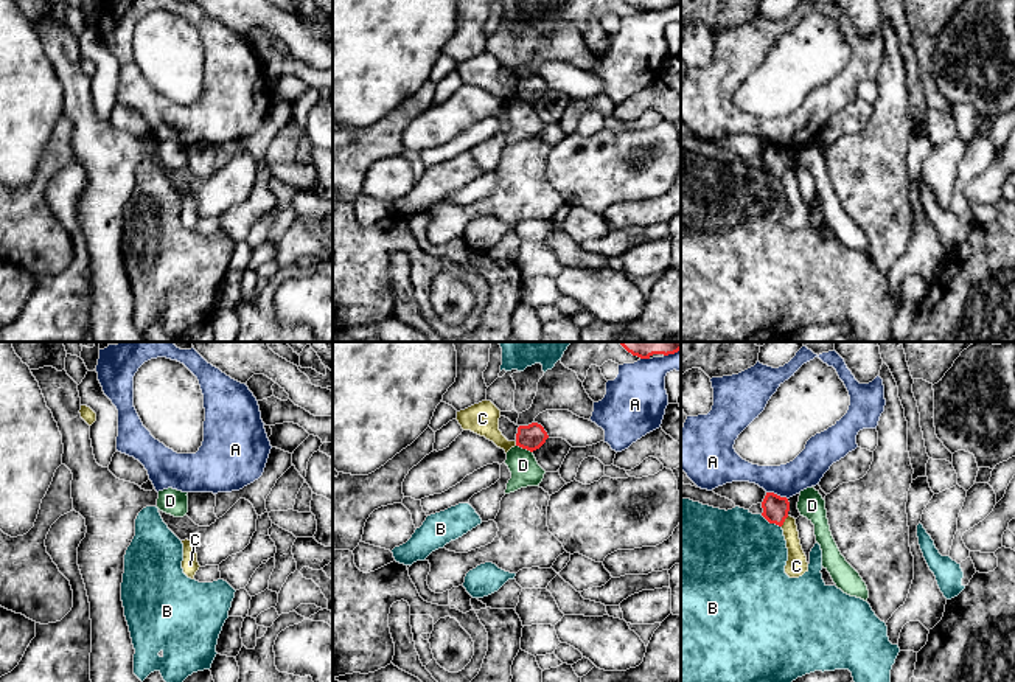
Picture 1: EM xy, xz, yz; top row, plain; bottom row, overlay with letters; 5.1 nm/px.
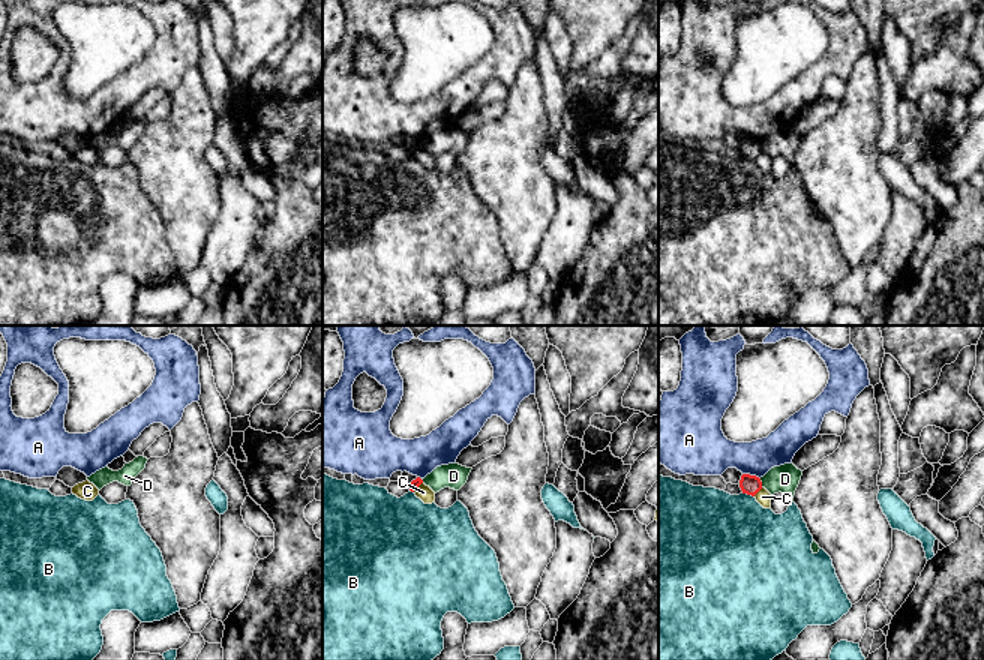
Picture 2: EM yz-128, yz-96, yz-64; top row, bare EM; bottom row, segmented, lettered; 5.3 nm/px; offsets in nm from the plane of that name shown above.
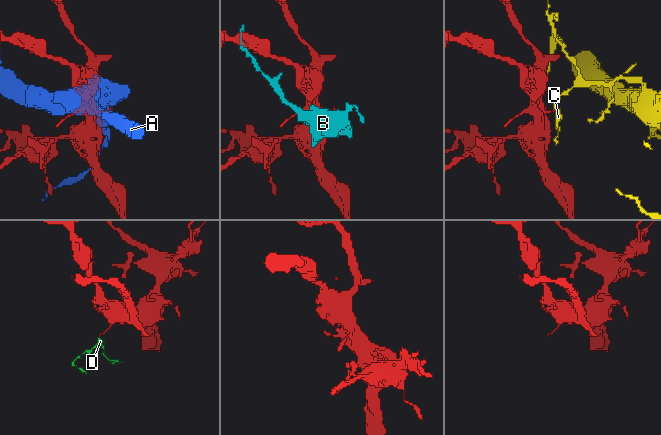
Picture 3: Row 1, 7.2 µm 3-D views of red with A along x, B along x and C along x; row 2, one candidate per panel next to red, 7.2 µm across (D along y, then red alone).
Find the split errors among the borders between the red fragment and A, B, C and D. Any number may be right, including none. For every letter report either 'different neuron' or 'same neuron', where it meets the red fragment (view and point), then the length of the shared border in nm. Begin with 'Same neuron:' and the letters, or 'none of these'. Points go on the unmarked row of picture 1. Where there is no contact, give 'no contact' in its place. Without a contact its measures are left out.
Same neuron: none of these
A: different neuron; contact yz (776, 146); length 120 nm
B: different neuron; contact yz (771, 174); length 130 nm
C: different neuron; contact yz (784, 173); length 70 nm
D: different neuron; contact xz (524, 100); length 100 nm

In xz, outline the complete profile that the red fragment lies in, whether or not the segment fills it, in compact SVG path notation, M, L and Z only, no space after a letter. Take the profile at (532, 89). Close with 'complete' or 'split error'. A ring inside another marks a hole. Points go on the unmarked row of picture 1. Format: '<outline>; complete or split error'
M538 75L528 78L519 78L516 85L516 98L527 101L530 104L539 101L549 90L544 79Z; complete

